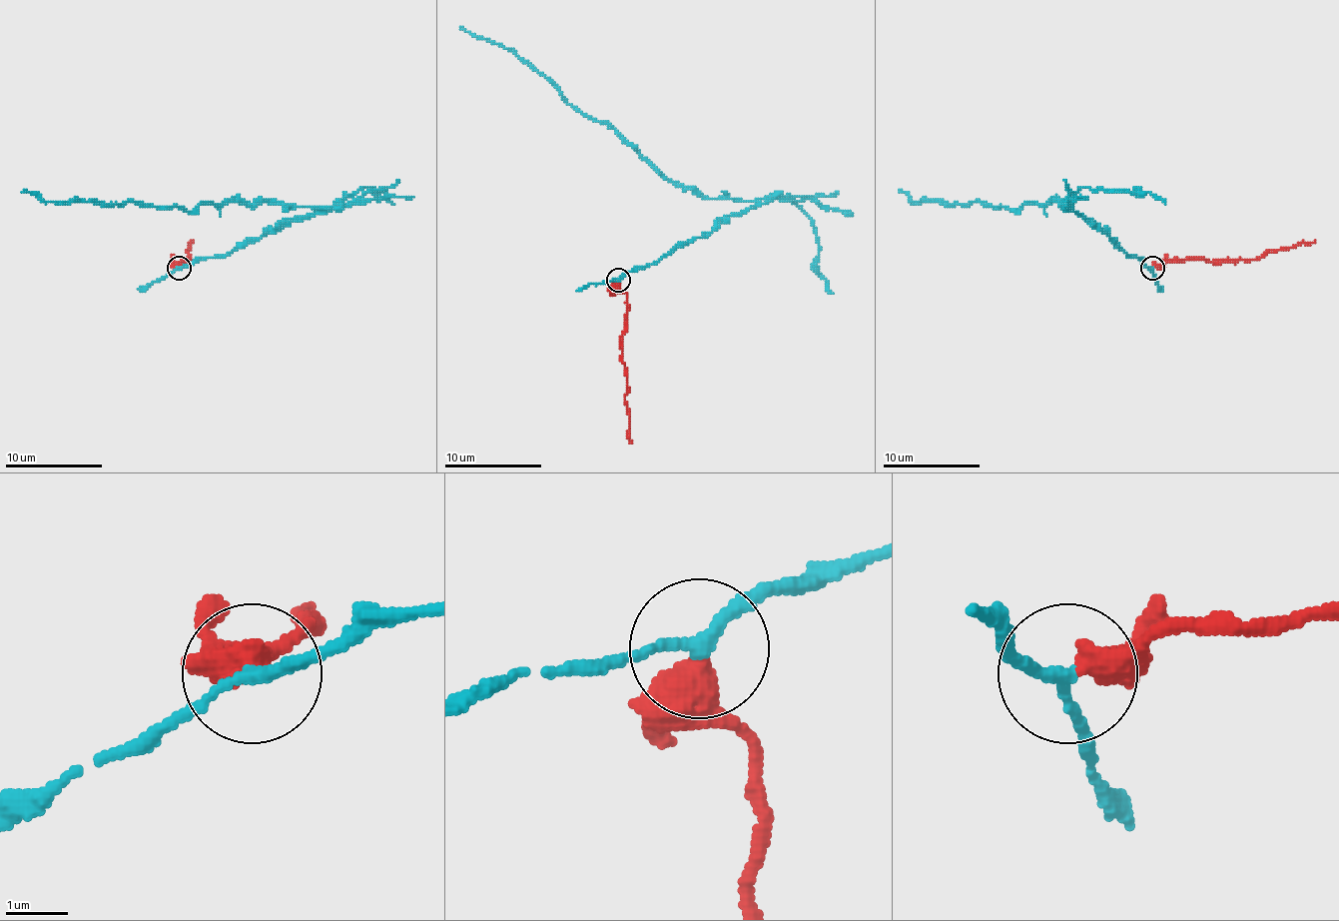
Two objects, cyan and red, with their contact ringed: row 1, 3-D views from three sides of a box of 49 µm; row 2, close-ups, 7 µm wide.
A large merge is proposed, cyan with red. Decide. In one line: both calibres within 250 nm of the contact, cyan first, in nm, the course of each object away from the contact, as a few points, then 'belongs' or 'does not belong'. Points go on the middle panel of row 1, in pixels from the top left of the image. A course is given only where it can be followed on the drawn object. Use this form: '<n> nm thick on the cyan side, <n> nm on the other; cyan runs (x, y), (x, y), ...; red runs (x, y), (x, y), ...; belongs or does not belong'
200 nm thick on the cyan side, 380 nm on the other; cyan runs (617, 281), (758, 203), (697, 196), (675, 186), (612, 128), (583, 116), (511, 51), (460, 26); red runs (617, 281), (627, 296), (622, 339), (627, 388), (624, 397), (632, 443); does not belong

